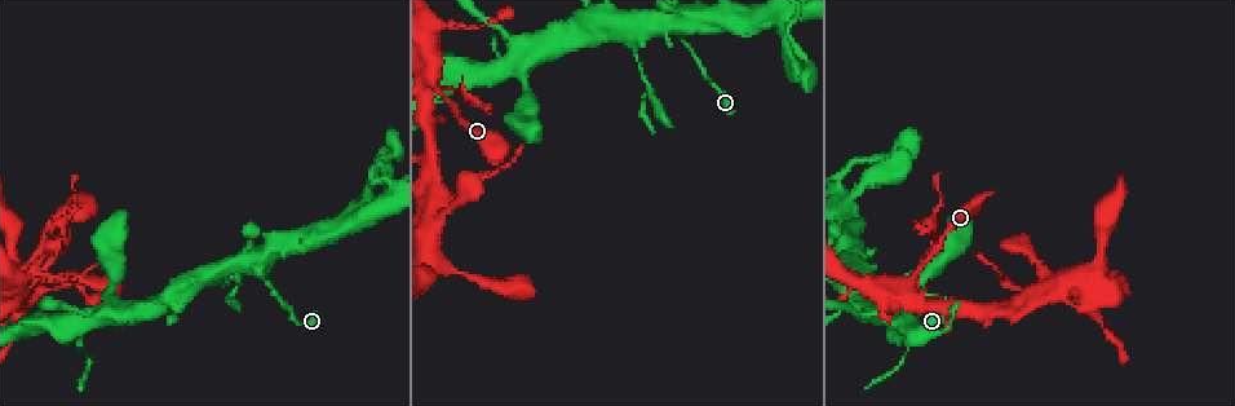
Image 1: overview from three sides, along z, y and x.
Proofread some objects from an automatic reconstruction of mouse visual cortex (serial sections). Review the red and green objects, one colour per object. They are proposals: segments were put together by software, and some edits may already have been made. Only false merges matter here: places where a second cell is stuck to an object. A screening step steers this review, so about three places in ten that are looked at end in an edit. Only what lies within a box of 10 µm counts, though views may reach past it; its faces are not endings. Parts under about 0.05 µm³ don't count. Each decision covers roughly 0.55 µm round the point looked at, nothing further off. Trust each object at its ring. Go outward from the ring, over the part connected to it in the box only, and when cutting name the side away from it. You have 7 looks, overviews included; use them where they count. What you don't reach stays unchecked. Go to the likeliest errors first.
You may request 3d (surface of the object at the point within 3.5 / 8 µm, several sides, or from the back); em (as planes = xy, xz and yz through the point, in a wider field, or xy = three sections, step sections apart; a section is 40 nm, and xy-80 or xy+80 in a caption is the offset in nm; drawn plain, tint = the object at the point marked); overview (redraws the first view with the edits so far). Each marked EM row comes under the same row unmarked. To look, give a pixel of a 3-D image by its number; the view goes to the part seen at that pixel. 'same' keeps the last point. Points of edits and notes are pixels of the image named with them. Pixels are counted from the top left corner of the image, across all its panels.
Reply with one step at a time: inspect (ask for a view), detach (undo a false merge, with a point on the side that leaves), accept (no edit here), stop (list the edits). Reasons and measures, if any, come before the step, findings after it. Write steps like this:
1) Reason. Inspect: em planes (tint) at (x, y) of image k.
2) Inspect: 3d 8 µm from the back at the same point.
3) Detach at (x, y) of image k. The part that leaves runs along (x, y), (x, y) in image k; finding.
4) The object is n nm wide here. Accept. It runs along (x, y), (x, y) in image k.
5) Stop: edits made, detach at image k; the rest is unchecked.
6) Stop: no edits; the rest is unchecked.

Thin neck. Inspect: 3d 3.5 µm at (915, 289) of image 1.

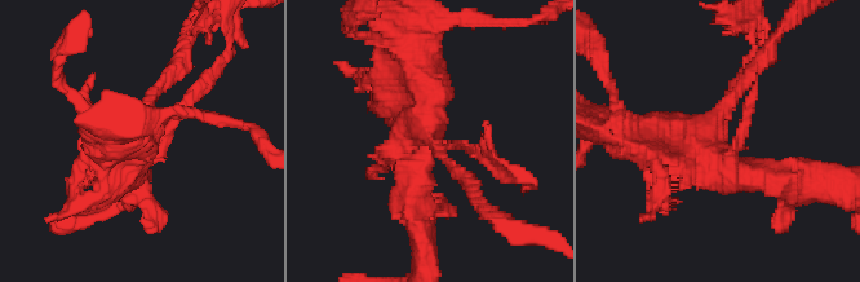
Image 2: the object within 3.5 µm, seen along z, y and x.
4 arms meet here; the arms are 150, 200, 500, 500 nm wide. Inspect: em xy step 5 (tint) at (452, 147) of image 2.

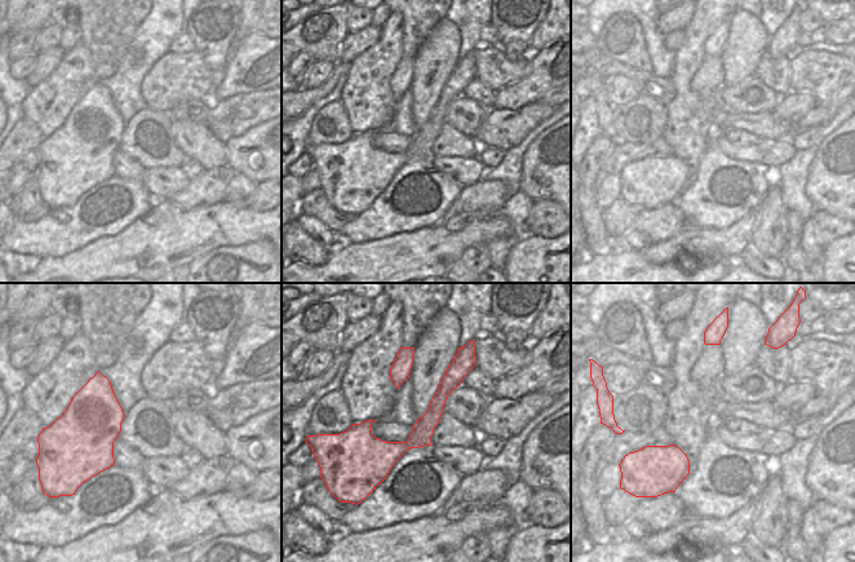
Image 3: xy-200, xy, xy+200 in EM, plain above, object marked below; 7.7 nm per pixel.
Accept. One cell here.

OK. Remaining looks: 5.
Sudden change in width. Inspect: 3d 8 µm at (222, 284) of image 1.

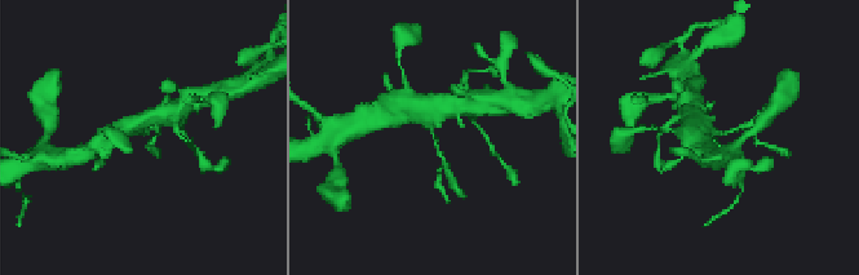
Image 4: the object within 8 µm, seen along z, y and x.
Zoom in. Inspect: 3d 3.5 µm at the same point.

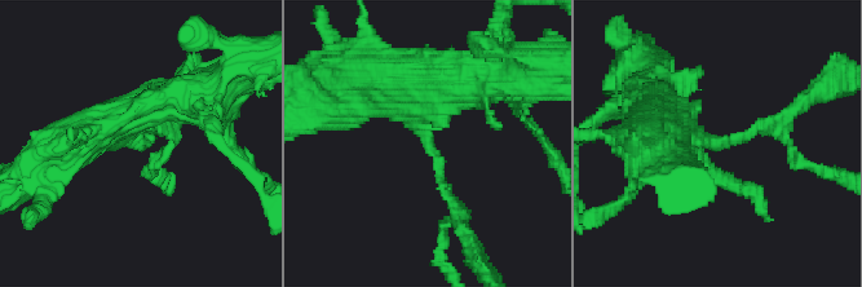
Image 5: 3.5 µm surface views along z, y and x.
The arms are 150, 400 nm wide. Accept. All the same cell.

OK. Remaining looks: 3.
Four arms meet. Inspect: 3d 8 µm at (523, 65) of image 1.

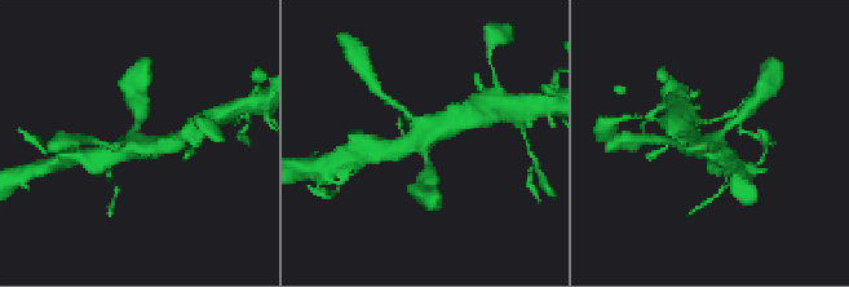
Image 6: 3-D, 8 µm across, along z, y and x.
Zoom in. Inspect: 3d 3.5 µm at the same point.

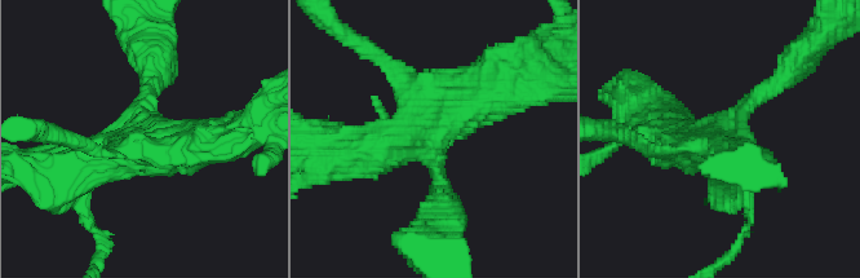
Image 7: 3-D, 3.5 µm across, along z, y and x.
4 arms meet here; the arms are 200, 200, 500, 600 nm wide. Inspect: em xy step 5 (tint) at (730, 124) of image 7.

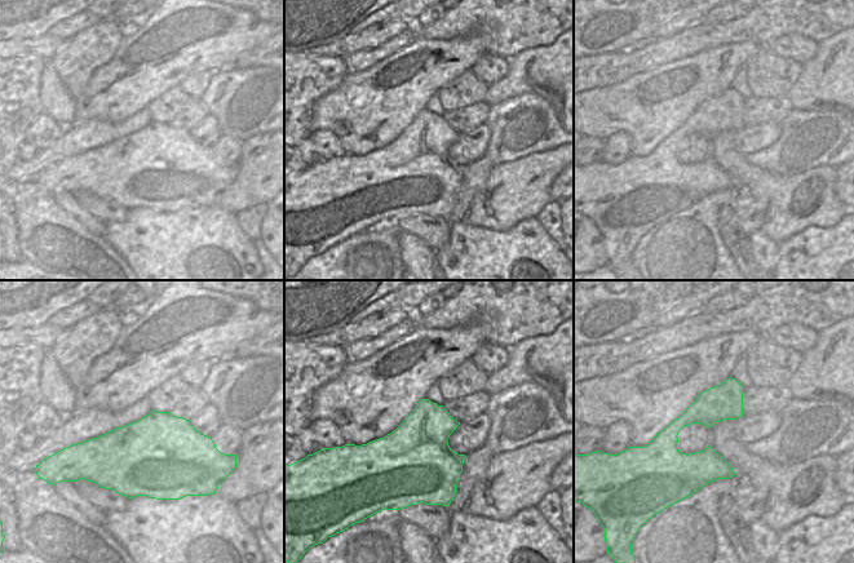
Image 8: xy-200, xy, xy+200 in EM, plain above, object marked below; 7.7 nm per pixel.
Accept. It runs along (499, 87), (391, 148), (344, 148) in image 7; all the same cell.

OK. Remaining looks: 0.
Stop: no edits; the rest is unchecked.

